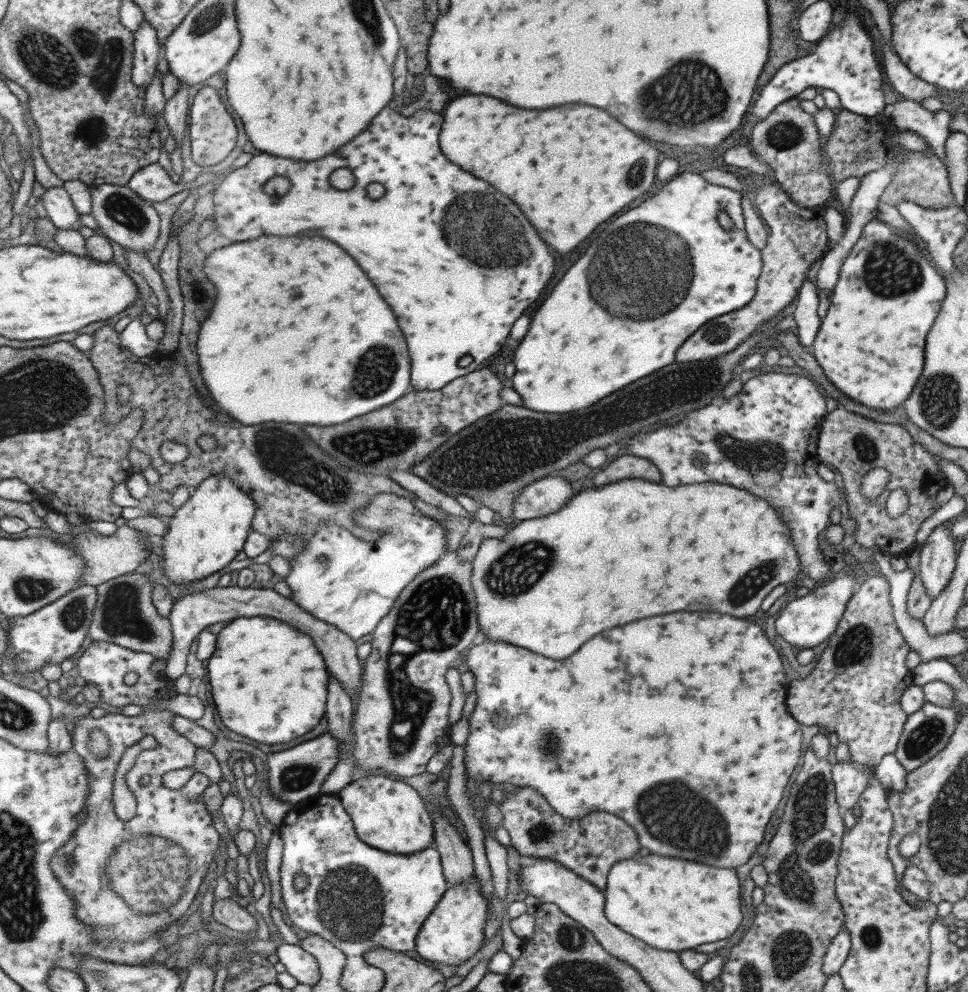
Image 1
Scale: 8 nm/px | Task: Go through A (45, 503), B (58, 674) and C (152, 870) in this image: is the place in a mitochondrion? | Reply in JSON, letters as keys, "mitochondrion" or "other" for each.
{"A":"other","B":"other","C":"mitochondrion"}

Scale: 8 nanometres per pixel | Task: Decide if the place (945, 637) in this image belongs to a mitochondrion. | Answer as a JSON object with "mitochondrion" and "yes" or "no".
{"mitochondrion":"no"}

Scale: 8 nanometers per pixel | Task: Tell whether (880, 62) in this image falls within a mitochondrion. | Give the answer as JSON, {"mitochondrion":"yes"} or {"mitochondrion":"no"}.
{"mitochondrion":"no"}

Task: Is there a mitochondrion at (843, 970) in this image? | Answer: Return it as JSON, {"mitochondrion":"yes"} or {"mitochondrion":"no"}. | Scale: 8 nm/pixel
{"mitochondrion":"no"}

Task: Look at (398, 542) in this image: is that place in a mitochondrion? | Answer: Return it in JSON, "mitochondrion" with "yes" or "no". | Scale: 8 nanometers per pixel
{"mitochondrion":"no"}

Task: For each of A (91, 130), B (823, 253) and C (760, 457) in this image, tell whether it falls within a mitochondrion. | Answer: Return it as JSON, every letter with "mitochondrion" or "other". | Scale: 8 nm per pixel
{"A":"mitochondrion","B":"other","C":"mitochondrion"}

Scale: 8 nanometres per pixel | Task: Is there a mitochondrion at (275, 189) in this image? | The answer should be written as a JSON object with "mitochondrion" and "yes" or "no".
{"mitochondrion":"yes"}

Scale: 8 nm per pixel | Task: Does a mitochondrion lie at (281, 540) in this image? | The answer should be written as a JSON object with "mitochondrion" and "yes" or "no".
{"mitochondrion":"no"}

